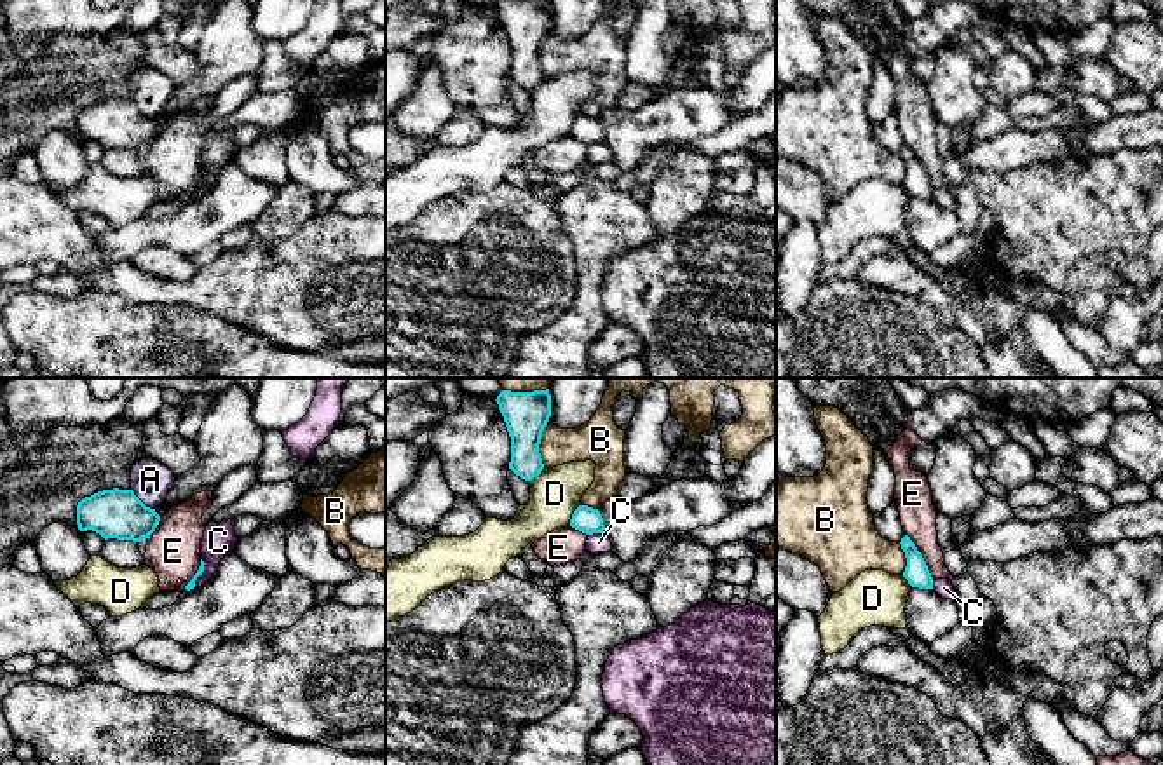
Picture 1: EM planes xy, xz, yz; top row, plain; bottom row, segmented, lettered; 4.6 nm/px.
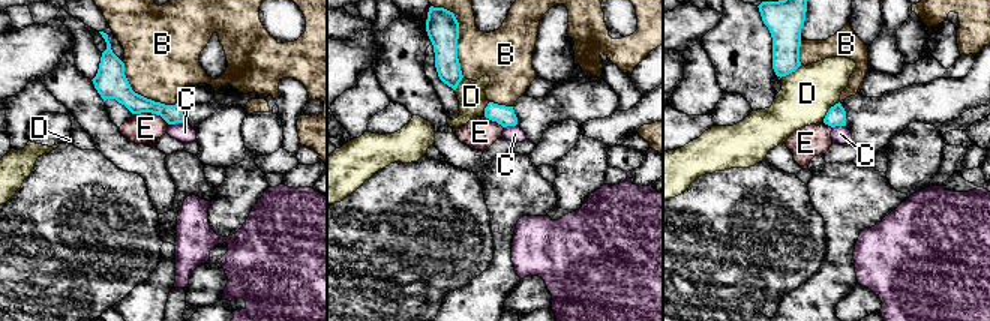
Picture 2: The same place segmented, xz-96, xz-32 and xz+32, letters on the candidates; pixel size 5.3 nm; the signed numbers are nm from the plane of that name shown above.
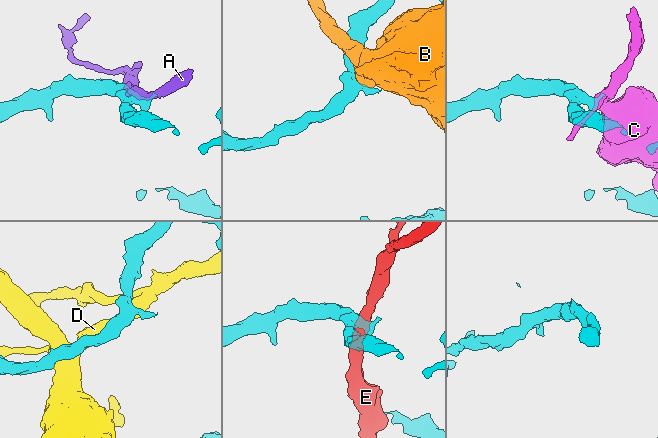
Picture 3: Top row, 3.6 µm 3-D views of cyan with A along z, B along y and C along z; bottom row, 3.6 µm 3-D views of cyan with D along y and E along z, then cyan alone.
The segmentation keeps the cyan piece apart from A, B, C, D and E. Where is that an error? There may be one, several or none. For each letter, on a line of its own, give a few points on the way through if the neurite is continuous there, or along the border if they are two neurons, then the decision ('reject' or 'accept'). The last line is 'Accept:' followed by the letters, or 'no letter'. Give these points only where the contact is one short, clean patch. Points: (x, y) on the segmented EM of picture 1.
A: reject
B: reject
C: border xz (602, 532), (588, 535); reject
D: reject
E: border yz (905, 534), (933, 579); reject
Accept: no letter

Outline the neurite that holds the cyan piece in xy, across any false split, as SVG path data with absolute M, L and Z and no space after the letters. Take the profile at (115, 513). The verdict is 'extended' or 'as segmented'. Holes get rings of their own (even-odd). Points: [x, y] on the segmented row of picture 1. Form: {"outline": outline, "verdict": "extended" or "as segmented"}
{"outline": "M103 490L77 505L80 531L92 530L105 540L141 542L155 531L160 516L146 507L133 490Z", "verdict": "as segmented"}

